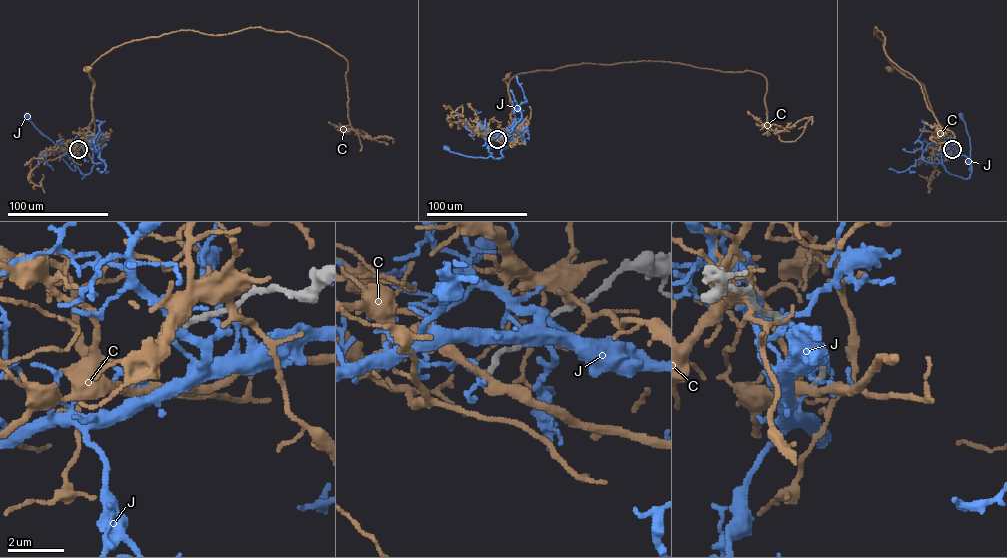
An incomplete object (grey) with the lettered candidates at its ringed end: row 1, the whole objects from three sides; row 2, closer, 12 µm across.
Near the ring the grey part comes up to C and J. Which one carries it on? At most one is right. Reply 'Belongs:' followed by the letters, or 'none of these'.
Belongs: none of these

